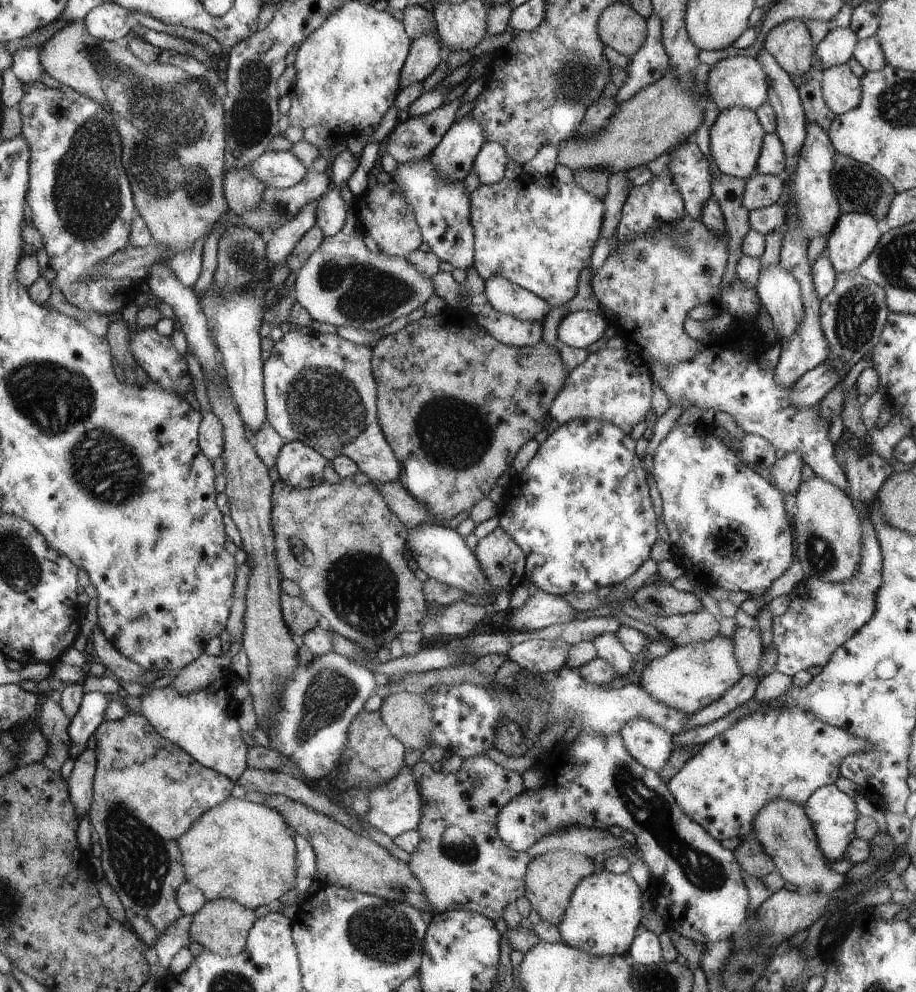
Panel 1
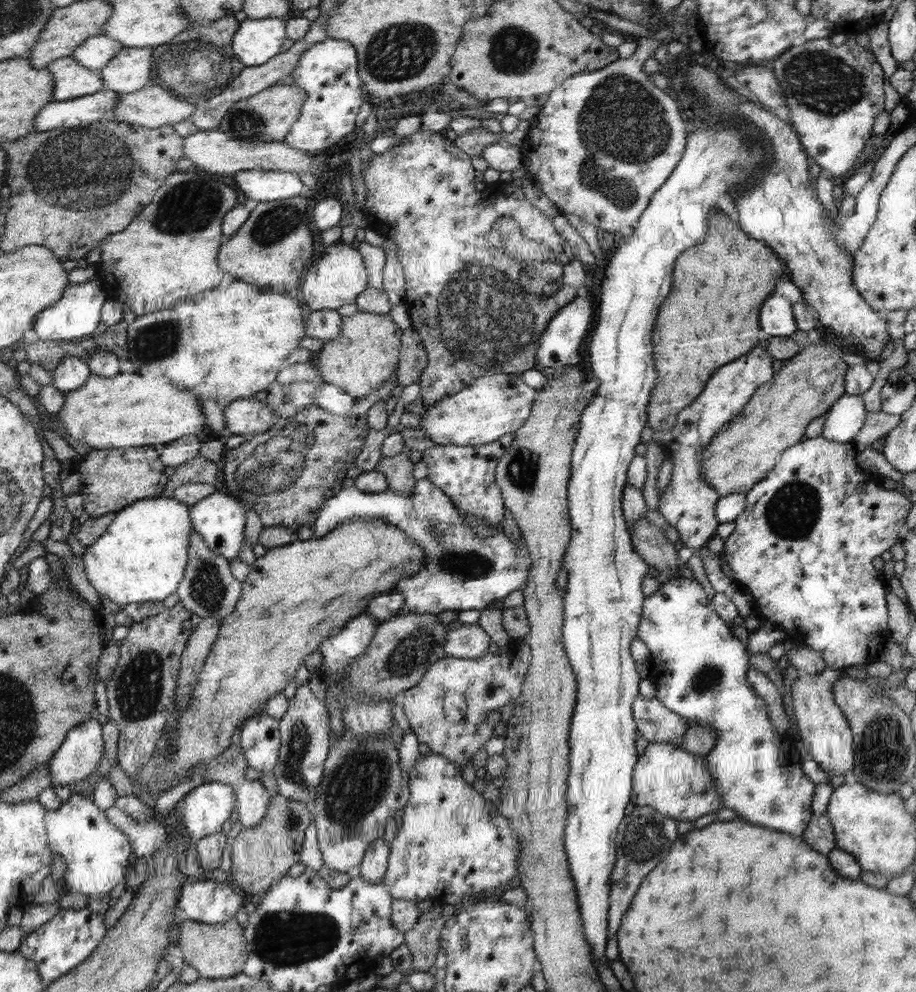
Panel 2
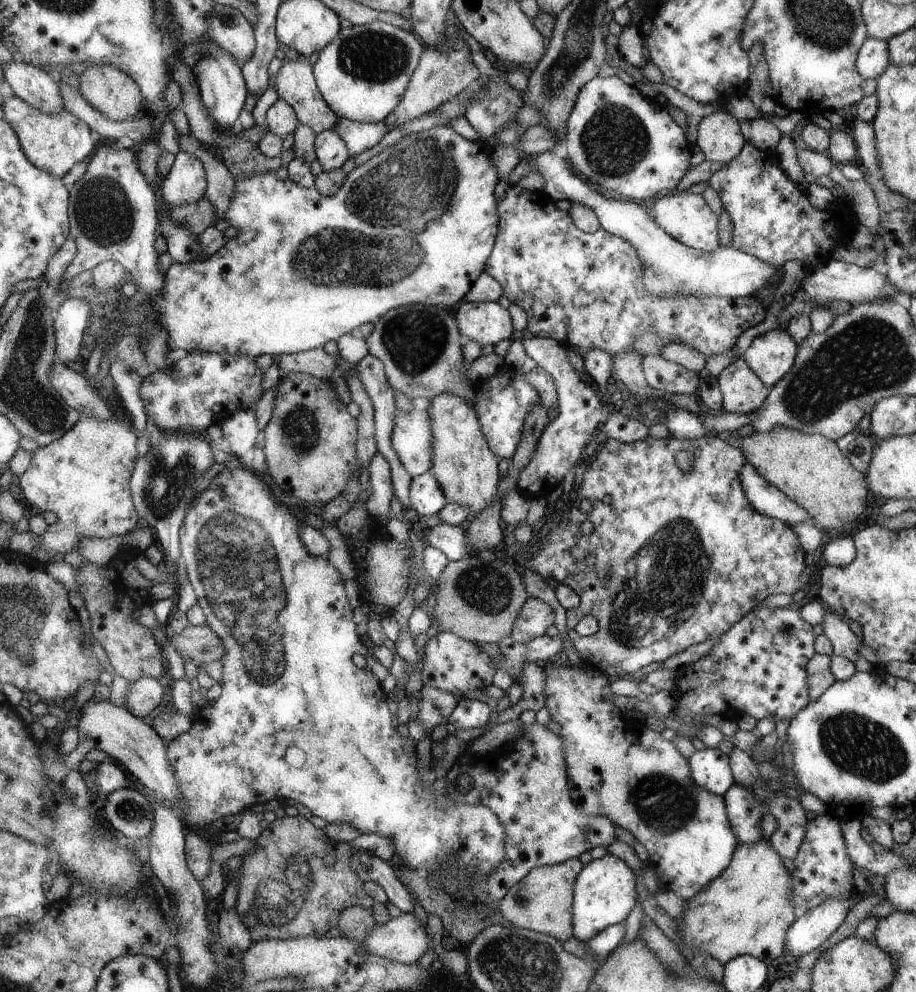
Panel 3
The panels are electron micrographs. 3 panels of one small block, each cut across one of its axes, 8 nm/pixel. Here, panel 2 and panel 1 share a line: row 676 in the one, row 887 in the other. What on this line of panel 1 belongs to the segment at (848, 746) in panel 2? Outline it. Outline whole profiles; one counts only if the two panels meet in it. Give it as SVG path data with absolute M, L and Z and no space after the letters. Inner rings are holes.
M780 797L773 799L759 810L753 825L752 835L770 855L776 870L780 872L785 882L804 888L807 892L834 892L846 886L846 876L834 871L831 867L832 862L822 852L816 830L802 805L785 801Z

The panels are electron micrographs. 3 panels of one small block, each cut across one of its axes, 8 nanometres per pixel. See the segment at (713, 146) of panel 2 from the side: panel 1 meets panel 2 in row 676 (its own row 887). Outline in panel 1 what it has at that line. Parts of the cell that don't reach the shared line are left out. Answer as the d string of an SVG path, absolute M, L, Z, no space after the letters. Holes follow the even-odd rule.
M592 873L580 882L572 891L569 908L563 921L557 927L564 943L591 955L622 955L633 944L636 930L642 920L642 903L640 885L628 874Z

